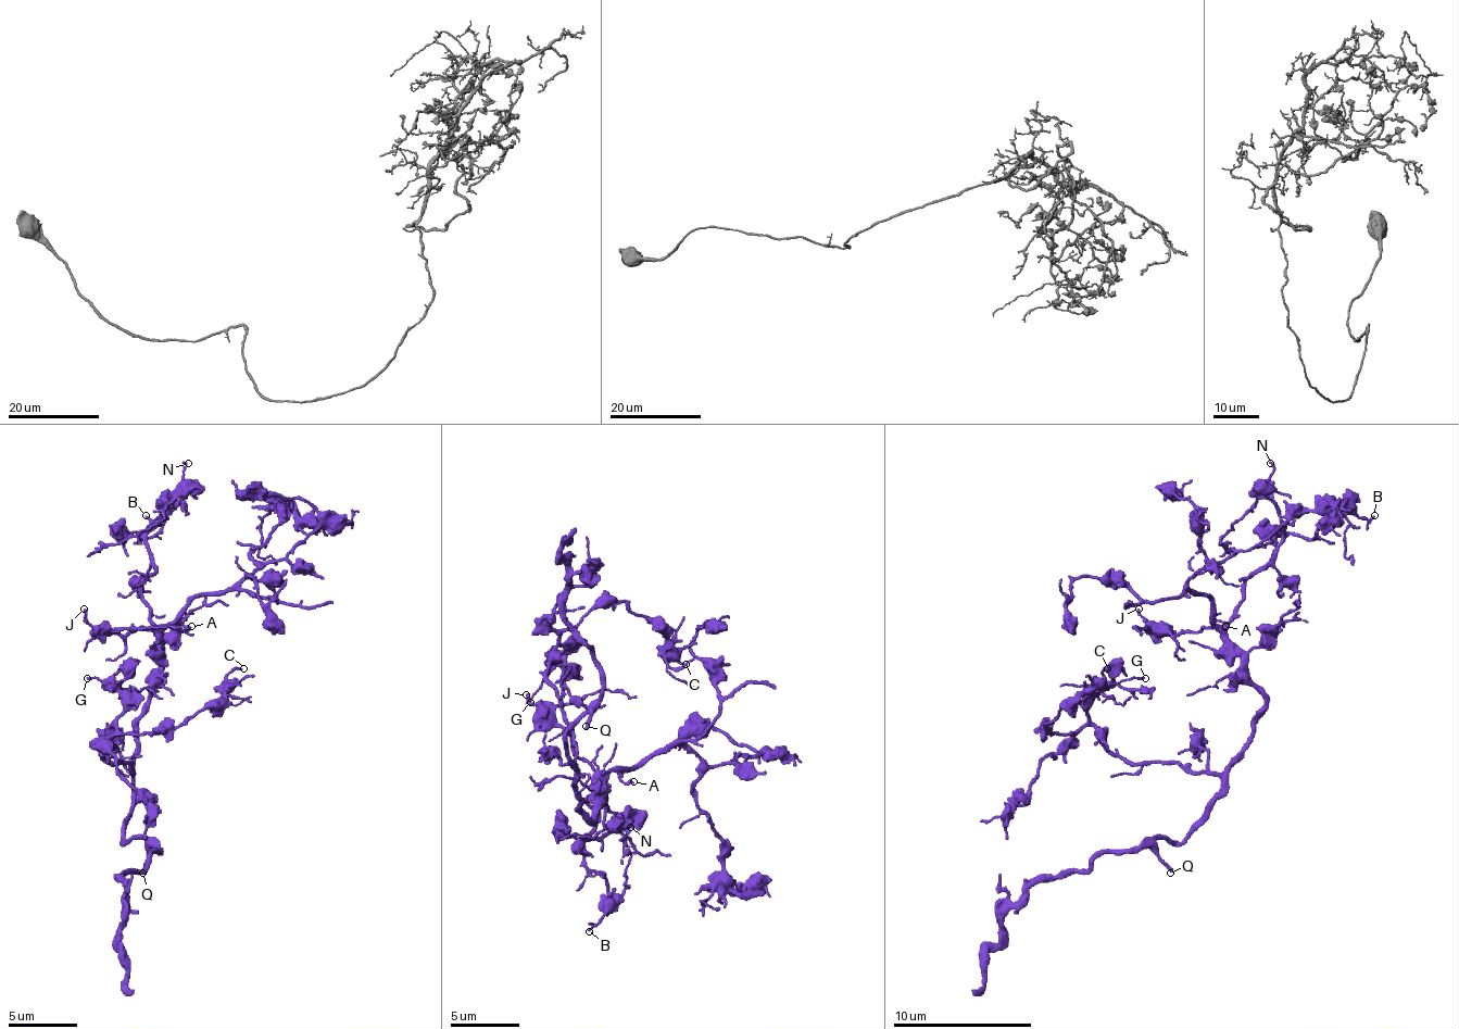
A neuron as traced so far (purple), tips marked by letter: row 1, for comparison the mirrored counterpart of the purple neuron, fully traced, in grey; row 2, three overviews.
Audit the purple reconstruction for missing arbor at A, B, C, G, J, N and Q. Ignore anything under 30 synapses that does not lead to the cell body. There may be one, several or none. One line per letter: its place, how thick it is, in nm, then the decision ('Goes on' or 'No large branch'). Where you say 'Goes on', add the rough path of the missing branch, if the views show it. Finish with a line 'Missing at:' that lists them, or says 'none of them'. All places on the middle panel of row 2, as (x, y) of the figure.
A: Place: (633, 781). Thickness 190 nm. No large branch
B: Place: (589, 931). Thickness 140 nm. No large branch
C: Place: (686, 664). Thickness 160 nm. No large branch
G: Place: (530, 702). Thickness 130 nm. No large branch
J: Place: (526, 694). Thickness 200 nm. No large branch
N: Place: (630, 827). Thickness 170 nm. No large branch
Q: Place: (586, 726). Thickness 240 nm. Goes on. Course of what is missing: (586, 726), (575, 792), (595, 778), (679, 792), (728, 837), (731, 889), (703, 914), (620, 931), (613, 892)
Missing at: Q

